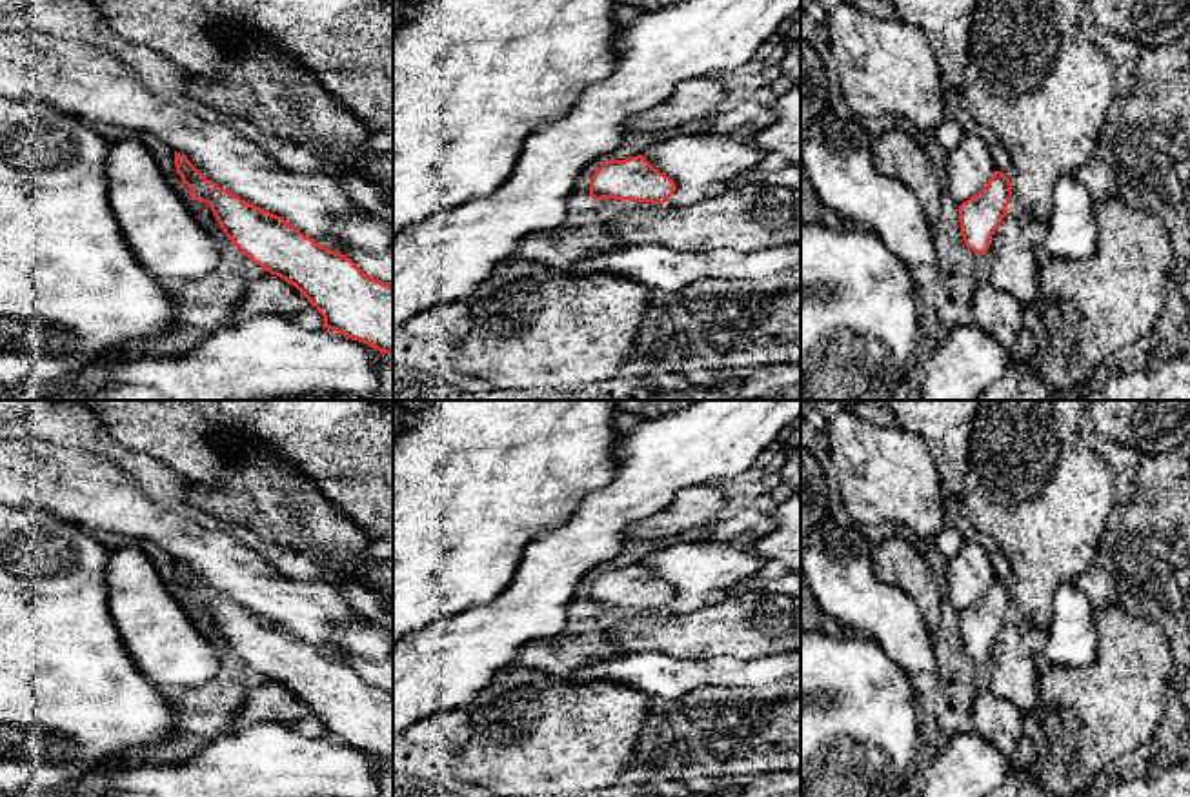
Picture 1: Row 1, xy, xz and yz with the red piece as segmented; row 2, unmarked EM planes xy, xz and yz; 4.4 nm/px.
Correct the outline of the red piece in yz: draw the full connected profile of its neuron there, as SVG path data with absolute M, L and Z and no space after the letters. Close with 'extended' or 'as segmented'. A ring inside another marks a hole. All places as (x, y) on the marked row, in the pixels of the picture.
M993 171L988 184L959 206L961 235L968 249L986 255L992 235L1008 215L1010 198L1010 178Z | as segmented

